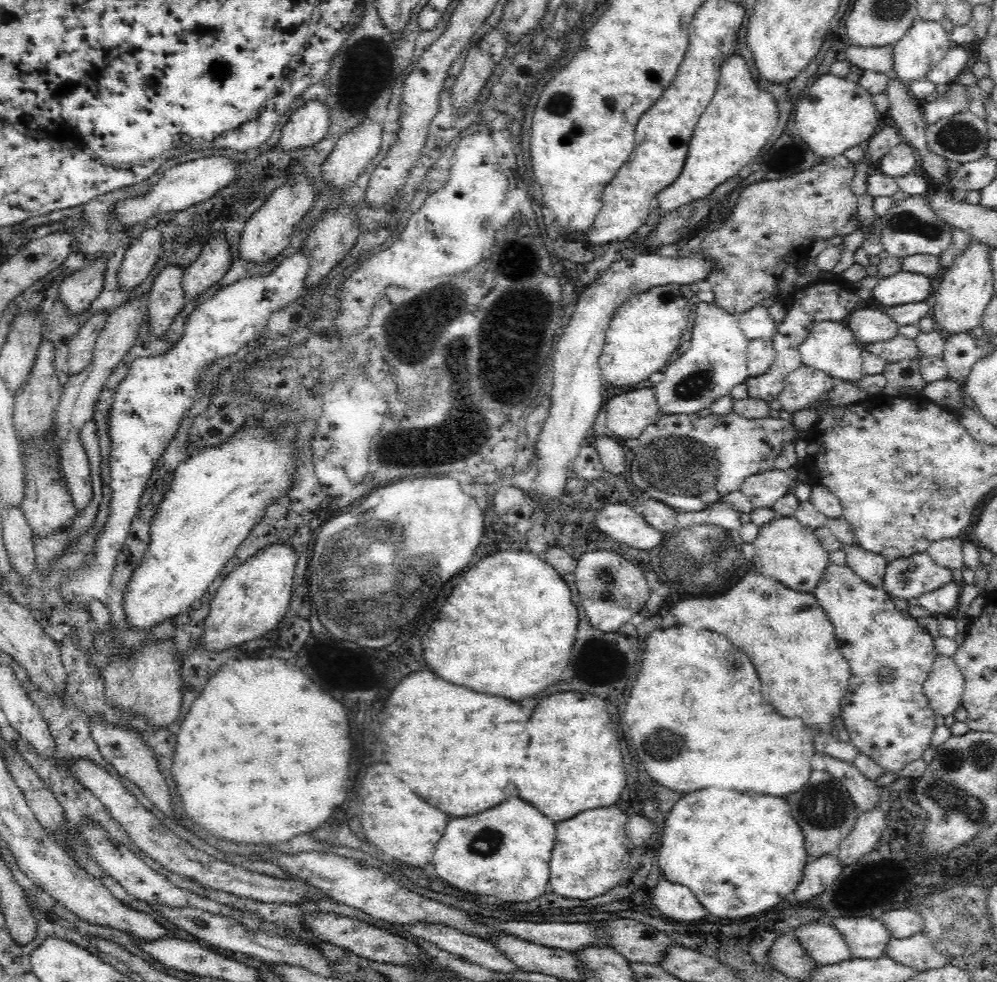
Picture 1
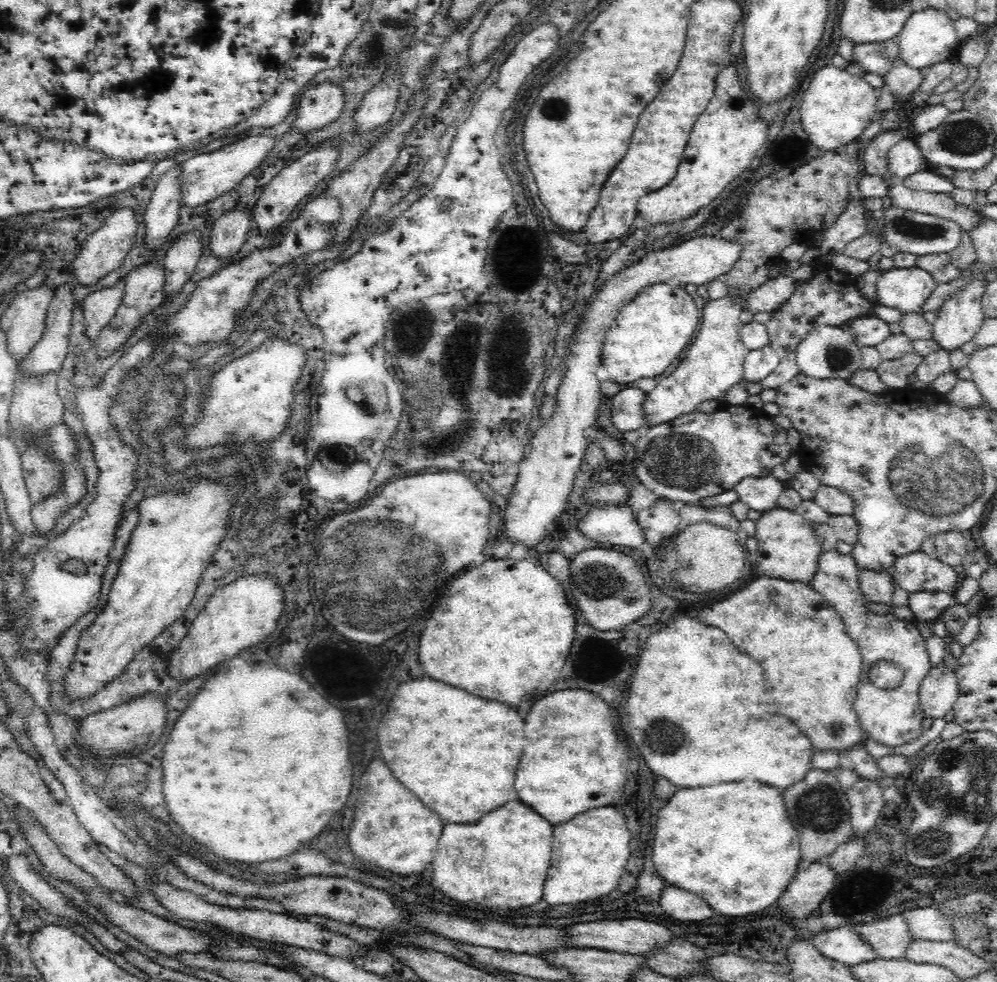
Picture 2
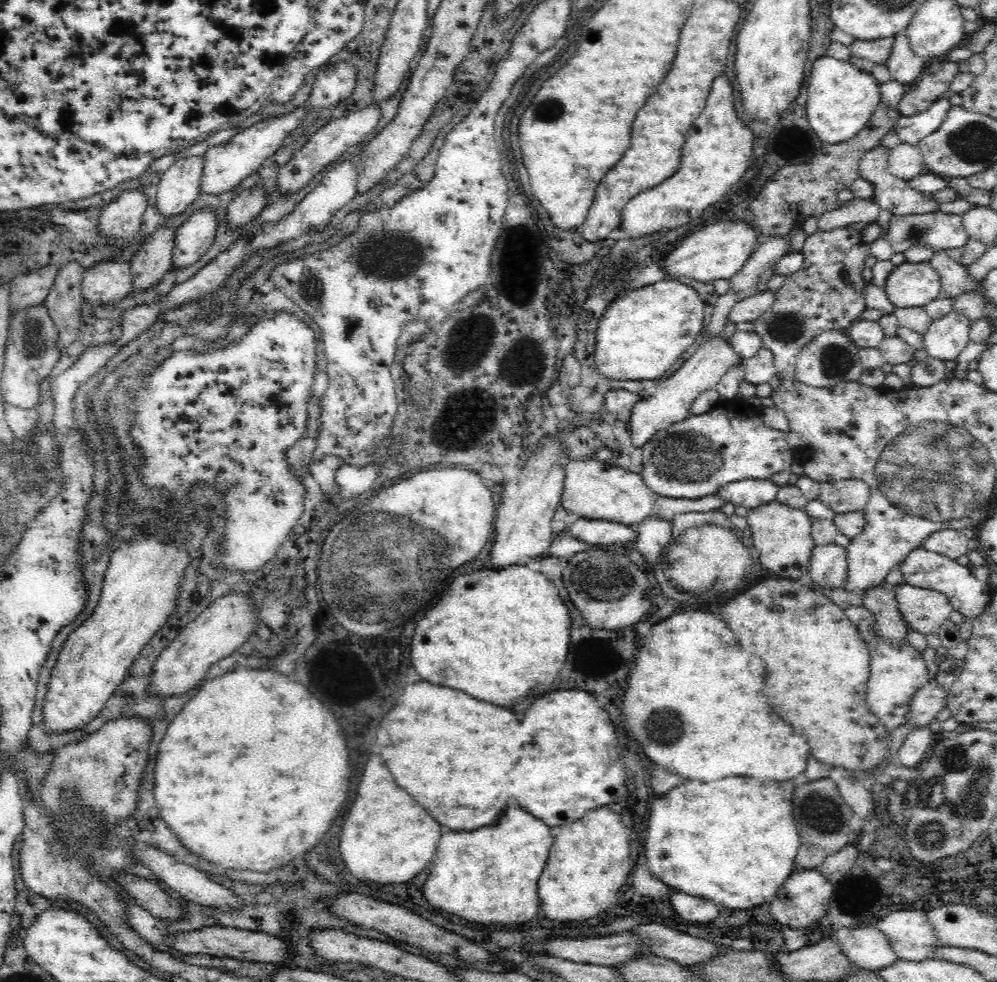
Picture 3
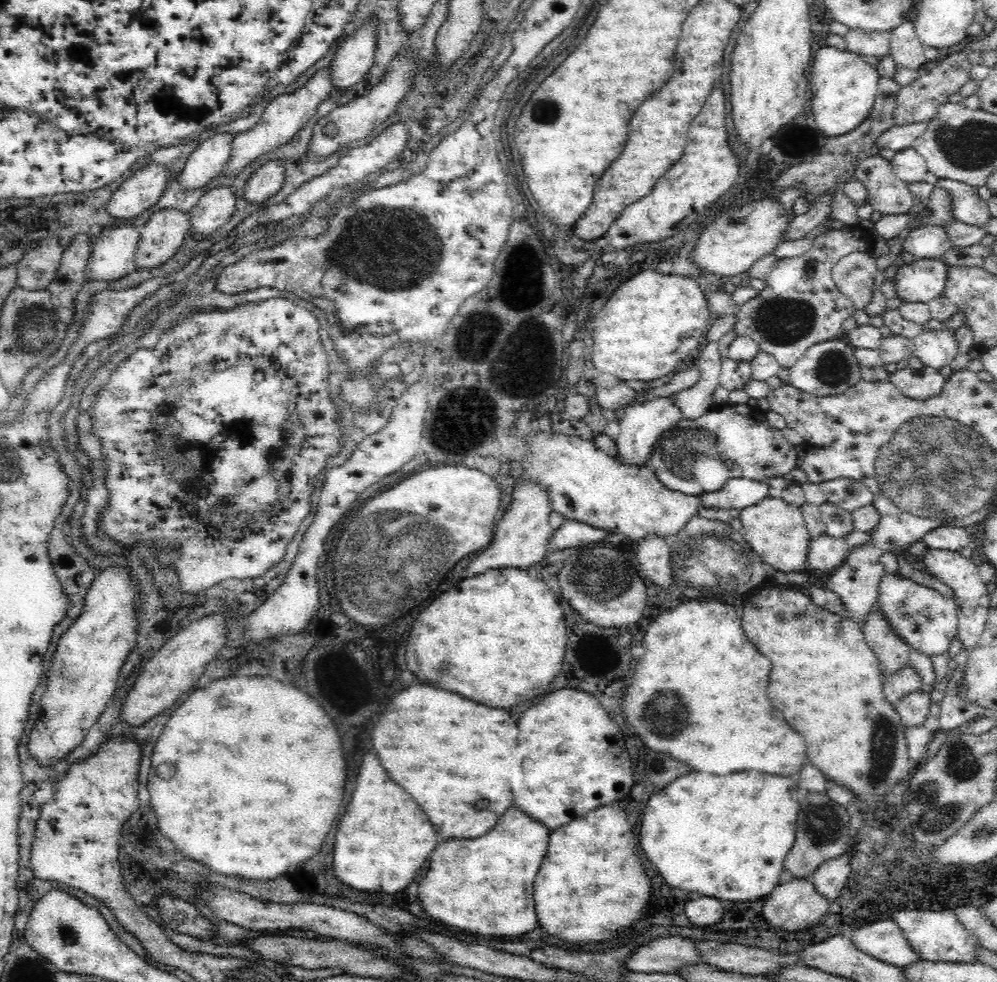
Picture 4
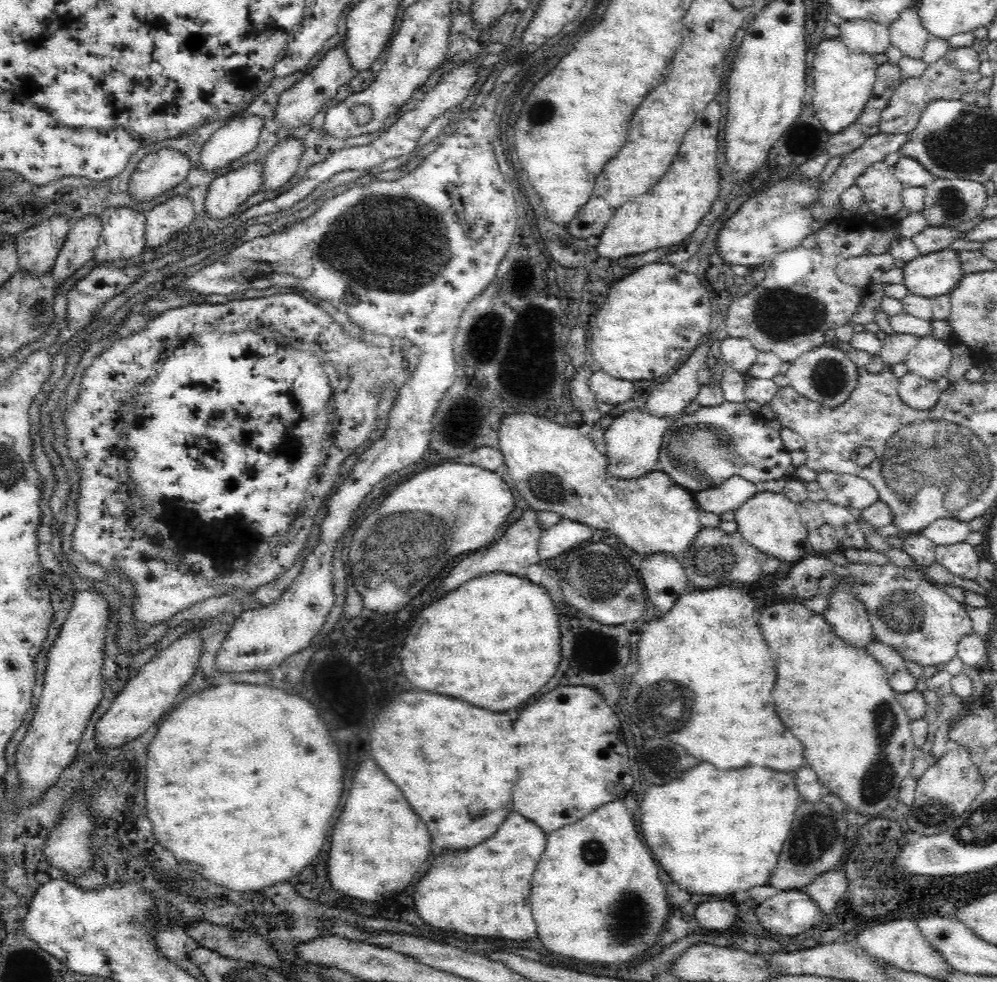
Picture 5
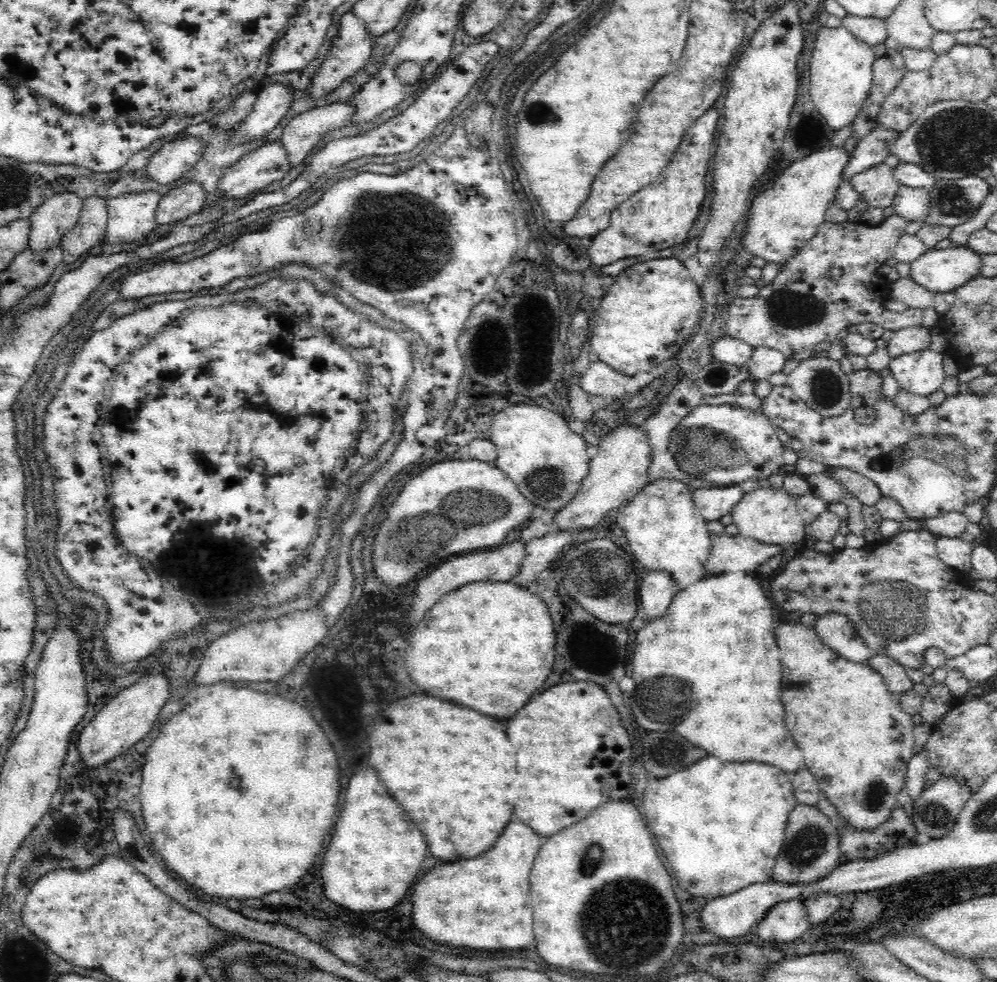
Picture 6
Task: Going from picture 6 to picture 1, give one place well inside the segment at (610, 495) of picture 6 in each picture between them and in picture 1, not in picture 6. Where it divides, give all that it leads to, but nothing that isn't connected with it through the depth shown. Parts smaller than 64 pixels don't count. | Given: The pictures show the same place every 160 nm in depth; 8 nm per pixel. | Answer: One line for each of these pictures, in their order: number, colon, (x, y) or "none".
1: (712, 366)
2: (714, 362)
3: (674, 397)
4: (641, 423)
5: (633, 439)

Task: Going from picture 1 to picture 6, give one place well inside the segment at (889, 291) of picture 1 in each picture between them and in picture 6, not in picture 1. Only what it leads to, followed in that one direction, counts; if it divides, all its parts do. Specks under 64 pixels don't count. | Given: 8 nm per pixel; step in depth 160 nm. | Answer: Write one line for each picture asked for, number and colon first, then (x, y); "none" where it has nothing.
2: (906, 289)
3: (912, 284)
4: (919, 282)
5: (930, 275)
6: (938, 271)

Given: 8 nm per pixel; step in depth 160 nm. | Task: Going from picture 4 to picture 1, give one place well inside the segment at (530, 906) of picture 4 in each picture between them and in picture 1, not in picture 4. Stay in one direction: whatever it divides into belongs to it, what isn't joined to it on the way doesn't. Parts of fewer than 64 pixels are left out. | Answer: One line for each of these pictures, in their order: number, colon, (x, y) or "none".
1: (505, 852)
2: (501, 860)
3: (455, 885)

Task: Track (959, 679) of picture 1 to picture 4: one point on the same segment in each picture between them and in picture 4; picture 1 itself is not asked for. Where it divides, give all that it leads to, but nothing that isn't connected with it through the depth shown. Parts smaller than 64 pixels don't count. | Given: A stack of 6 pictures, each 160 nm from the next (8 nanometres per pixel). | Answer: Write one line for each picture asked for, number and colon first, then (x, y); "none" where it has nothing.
2: (939, 691)
3: (927, 702)
4: (913, 709)

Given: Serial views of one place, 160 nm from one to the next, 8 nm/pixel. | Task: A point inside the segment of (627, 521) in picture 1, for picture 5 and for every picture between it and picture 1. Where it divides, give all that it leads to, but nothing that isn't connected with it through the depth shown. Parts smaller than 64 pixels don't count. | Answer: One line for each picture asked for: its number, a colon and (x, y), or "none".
2: (616, 524)
3: (590, 531)
4: (571, 534)
5: (566, 535)

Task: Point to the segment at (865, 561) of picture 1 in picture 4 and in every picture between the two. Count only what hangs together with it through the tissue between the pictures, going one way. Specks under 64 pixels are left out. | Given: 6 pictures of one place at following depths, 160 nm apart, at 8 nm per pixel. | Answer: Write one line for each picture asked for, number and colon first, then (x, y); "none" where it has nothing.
2: (877, 585)
3: (880, 601)
4: (891, 650)

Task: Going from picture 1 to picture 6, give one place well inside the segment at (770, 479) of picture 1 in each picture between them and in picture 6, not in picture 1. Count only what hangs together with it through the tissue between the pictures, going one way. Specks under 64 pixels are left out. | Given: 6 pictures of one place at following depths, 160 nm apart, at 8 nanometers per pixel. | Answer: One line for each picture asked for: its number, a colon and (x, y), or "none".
2: (761, 493)
3: (751, 492)
4: (739, 493)
5: (731, 494)
6: (711, 502)

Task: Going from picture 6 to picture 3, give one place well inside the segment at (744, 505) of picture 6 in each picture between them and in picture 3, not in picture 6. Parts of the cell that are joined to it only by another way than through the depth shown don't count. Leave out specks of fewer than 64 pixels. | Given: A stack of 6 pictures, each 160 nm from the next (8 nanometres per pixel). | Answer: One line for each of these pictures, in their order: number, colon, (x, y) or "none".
3: (781, 534)
4: (776, 530)
5: (769, 521)

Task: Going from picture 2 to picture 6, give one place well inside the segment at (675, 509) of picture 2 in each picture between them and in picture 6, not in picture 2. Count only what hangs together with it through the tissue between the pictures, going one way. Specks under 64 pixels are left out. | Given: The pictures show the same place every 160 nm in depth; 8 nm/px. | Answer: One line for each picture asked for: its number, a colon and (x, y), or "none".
3: (653, 533)
4: (653, 553)
5: (664, 578)
6: (658, 588)

